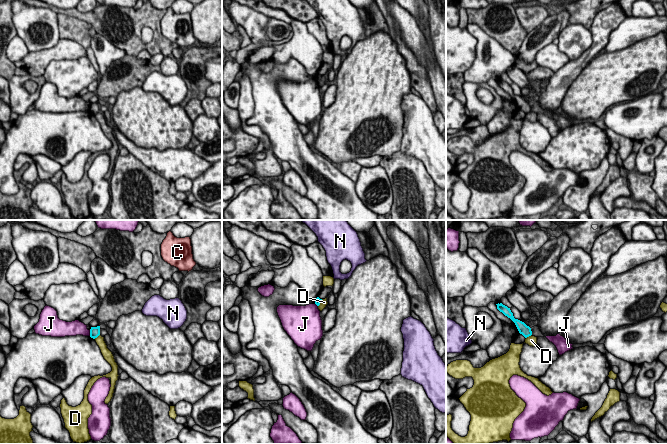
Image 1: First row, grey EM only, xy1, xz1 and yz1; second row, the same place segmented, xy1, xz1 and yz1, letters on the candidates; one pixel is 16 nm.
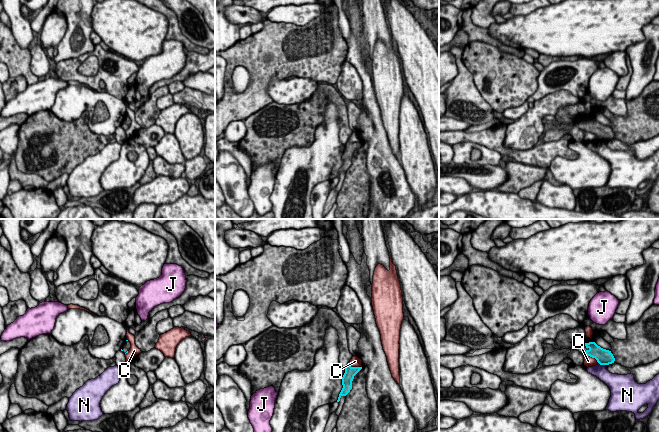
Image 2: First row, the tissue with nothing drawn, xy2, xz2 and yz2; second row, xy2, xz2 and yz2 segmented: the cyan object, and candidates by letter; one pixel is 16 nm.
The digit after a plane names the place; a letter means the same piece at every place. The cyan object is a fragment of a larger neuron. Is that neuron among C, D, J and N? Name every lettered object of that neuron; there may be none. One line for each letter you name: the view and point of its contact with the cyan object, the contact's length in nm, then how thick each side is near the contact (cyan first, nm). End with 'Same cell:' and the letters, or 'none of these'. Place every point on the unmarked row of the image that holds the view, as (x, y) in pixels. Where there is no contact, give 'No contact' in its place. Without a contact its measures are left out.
Same cell: none of these

